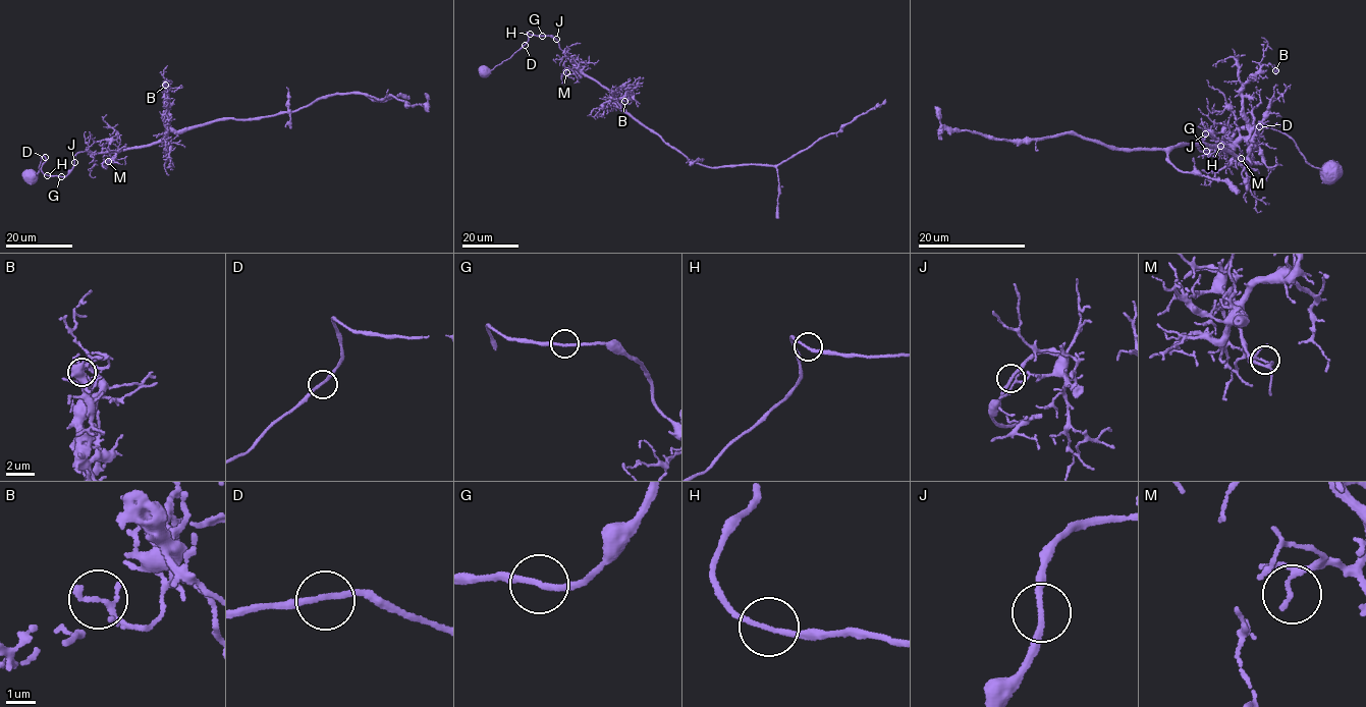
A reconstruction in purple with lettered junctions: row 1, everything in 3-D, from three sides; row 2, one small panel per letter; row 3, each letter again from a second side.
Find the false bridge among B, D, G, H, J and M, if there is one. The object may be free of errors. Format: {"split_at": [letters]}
{"split_at": []}

